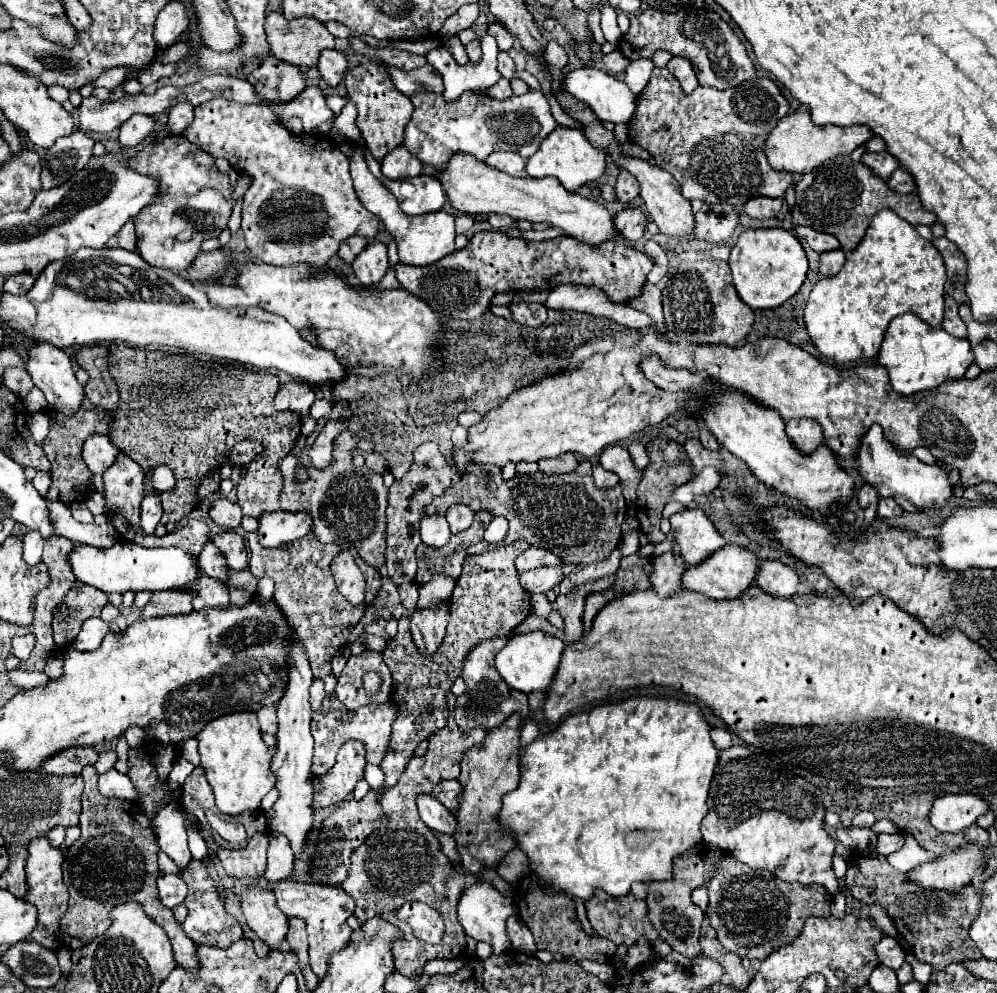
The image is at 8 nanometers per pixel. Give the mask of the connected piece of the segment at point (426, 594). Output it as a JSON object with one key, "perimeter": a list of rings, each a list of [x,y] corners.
{"perimeter":[[[445,574],[433,576],[431,582],[419,586],[419,606],[425,608],[425,606],[435,606],[441,600],[449,600],[453,586],[455,582],[449,576]]]}

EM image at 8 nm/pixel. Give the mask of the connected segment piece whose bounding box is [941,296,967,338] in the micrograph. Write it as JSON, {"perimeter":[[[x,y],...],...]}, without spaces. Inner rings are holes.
{"perimeter":[[[947,296],[945,298],[945,320],[943,320],[941,326],[949,334],[959,336],[959,338],[965,338],[967,336],[967,328],[965,328],[965,322],[961,320],[957,308],[959,308],[959,304],[951,296]]]}

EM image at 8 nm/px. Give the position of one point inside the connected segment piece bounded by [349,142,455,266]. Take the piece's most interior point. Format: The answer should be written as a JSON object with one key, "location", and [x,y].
{"location":[423,240]}

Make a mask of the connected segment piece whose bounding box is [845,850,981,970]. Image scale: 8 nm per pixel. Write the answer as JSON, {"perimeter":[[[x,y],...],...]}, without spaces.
{"perimeter":[[[869,850],[855,856],[855,864],[849,864],[845,886],[853,898],[865,904],[883,906],[895,922],[899,934],[913,948],[915,958],[931,964],[933,970],[945,968],[953,962],[963,962],[965,958],[977,958],[977,948],[969,938],[969,926],[979,916],[981,890],[973,888],[971,884],[959,892],[929,890],[917,886],[913,880],[907,880],[907,874],[897,872],[885,856]]]}

